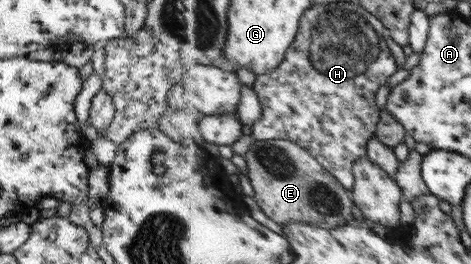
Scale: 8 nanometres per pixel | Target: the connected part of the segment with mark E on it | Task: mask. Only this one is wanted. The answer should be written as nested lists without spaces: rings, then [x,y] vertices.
[[[256,139],[246,161],[250,182],[256,192],[255,199],[265,214],[282,227],[301,220],[335,230],[355,220],[353,192],[298,142]]]

